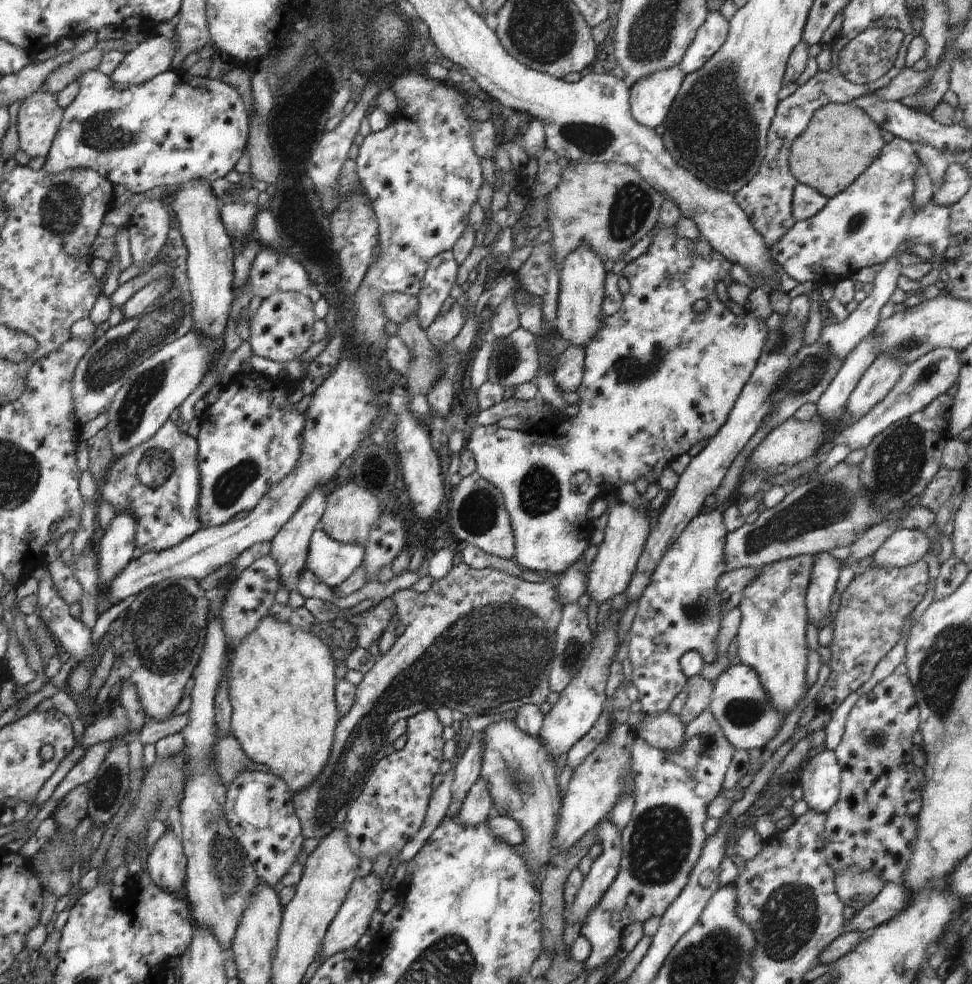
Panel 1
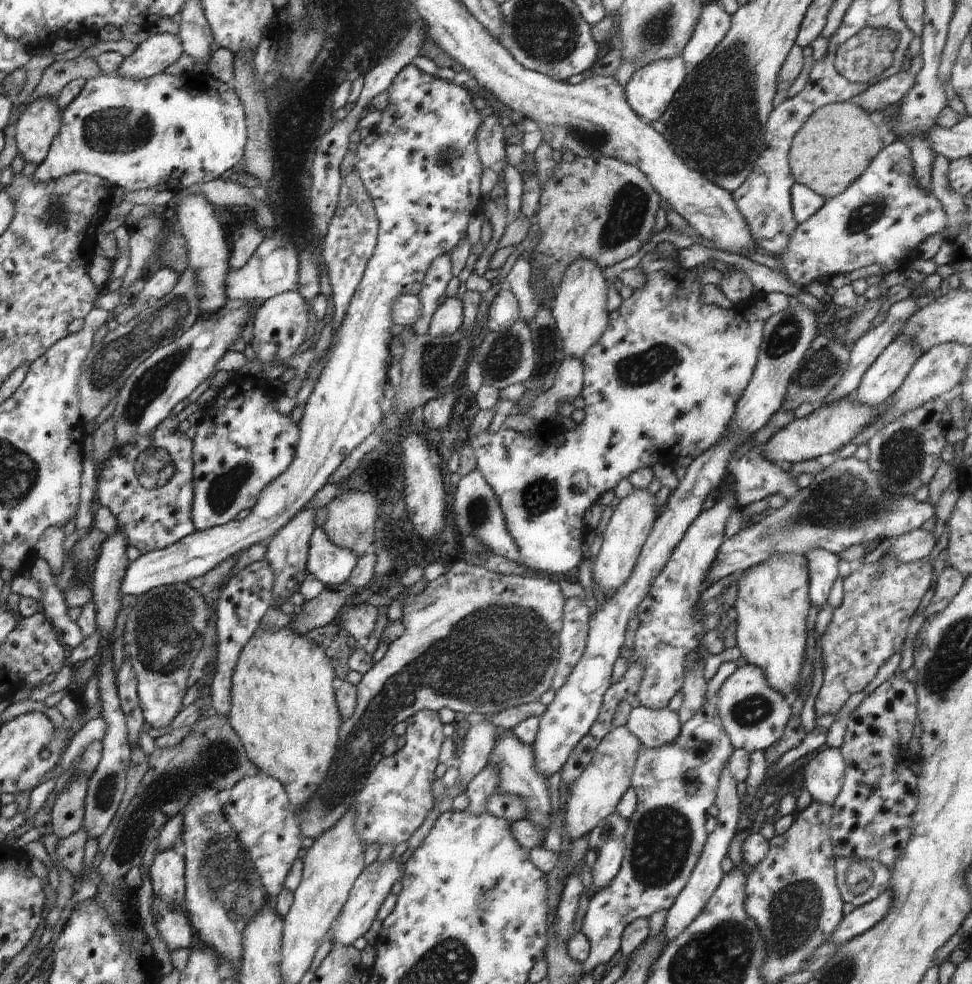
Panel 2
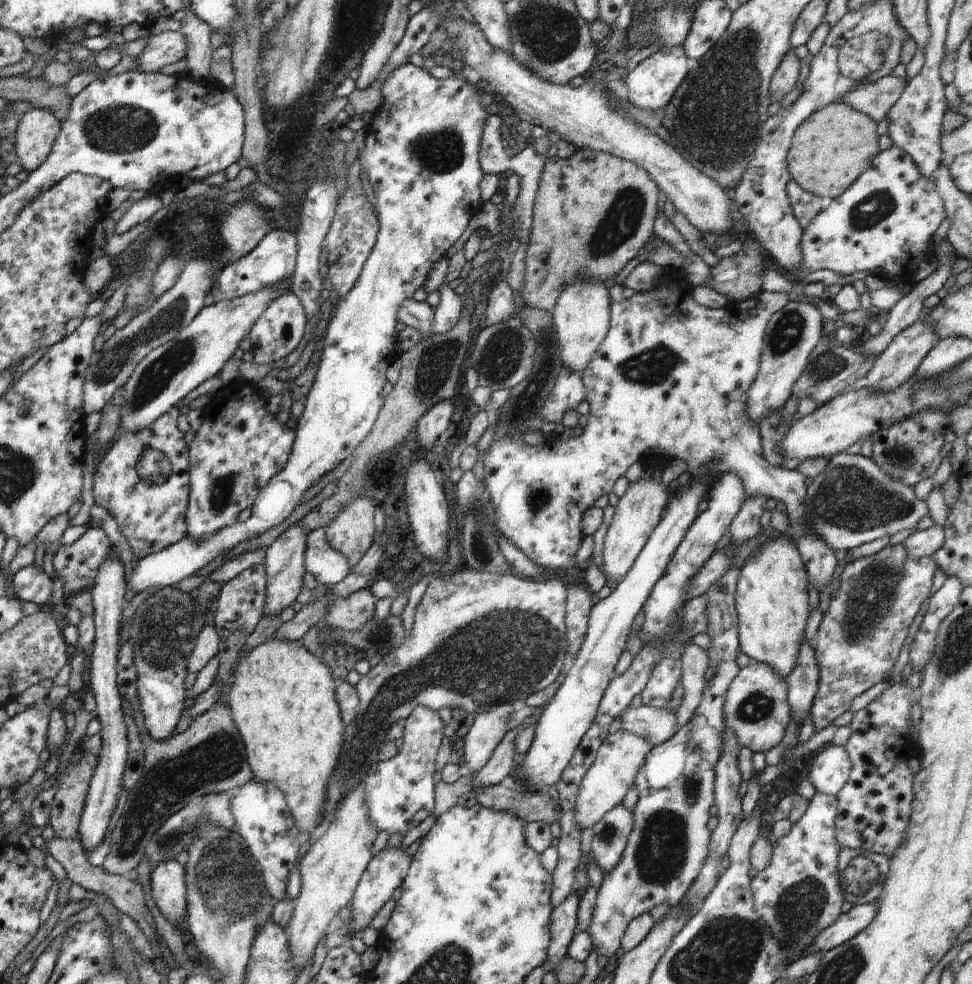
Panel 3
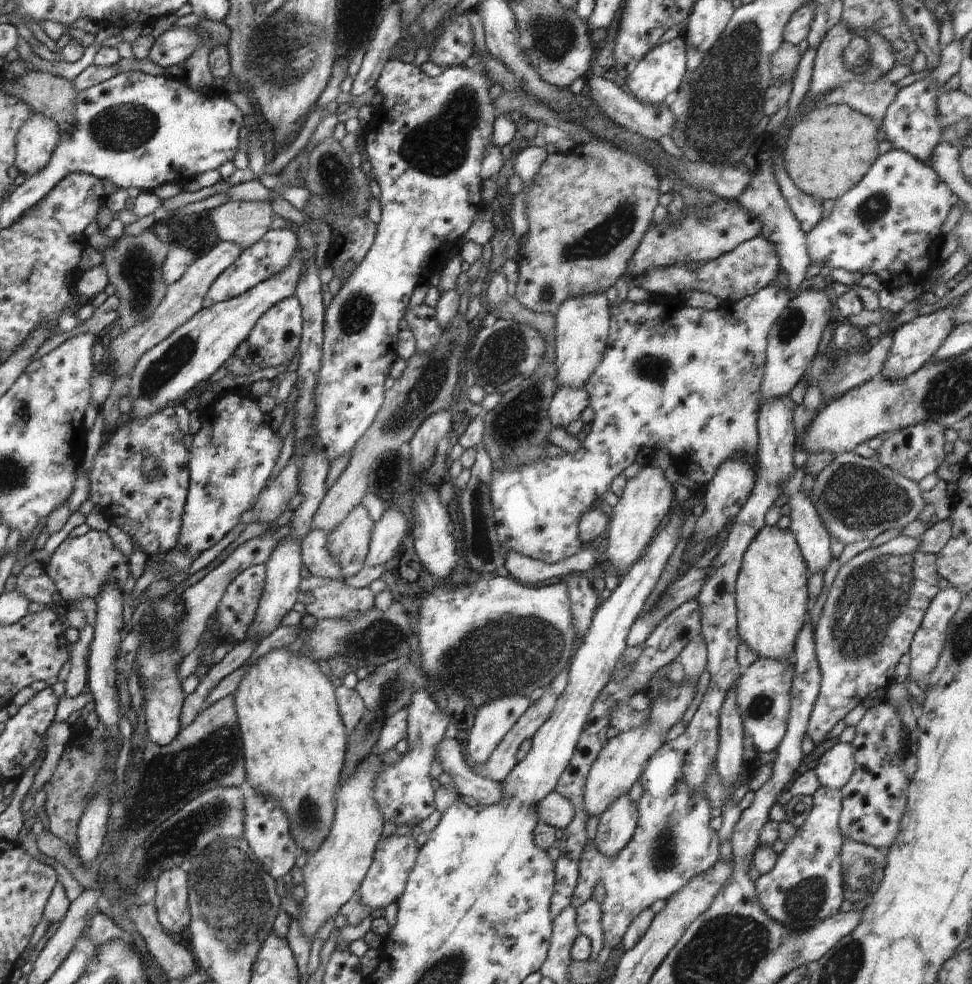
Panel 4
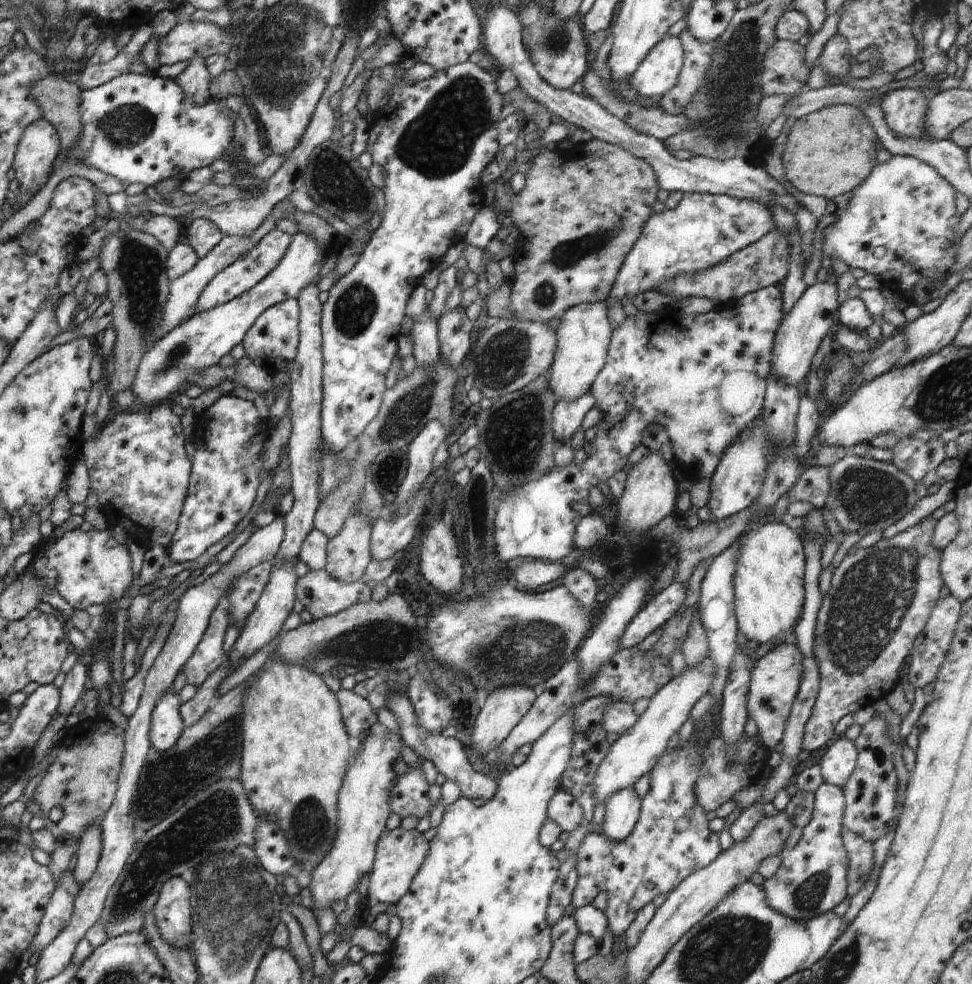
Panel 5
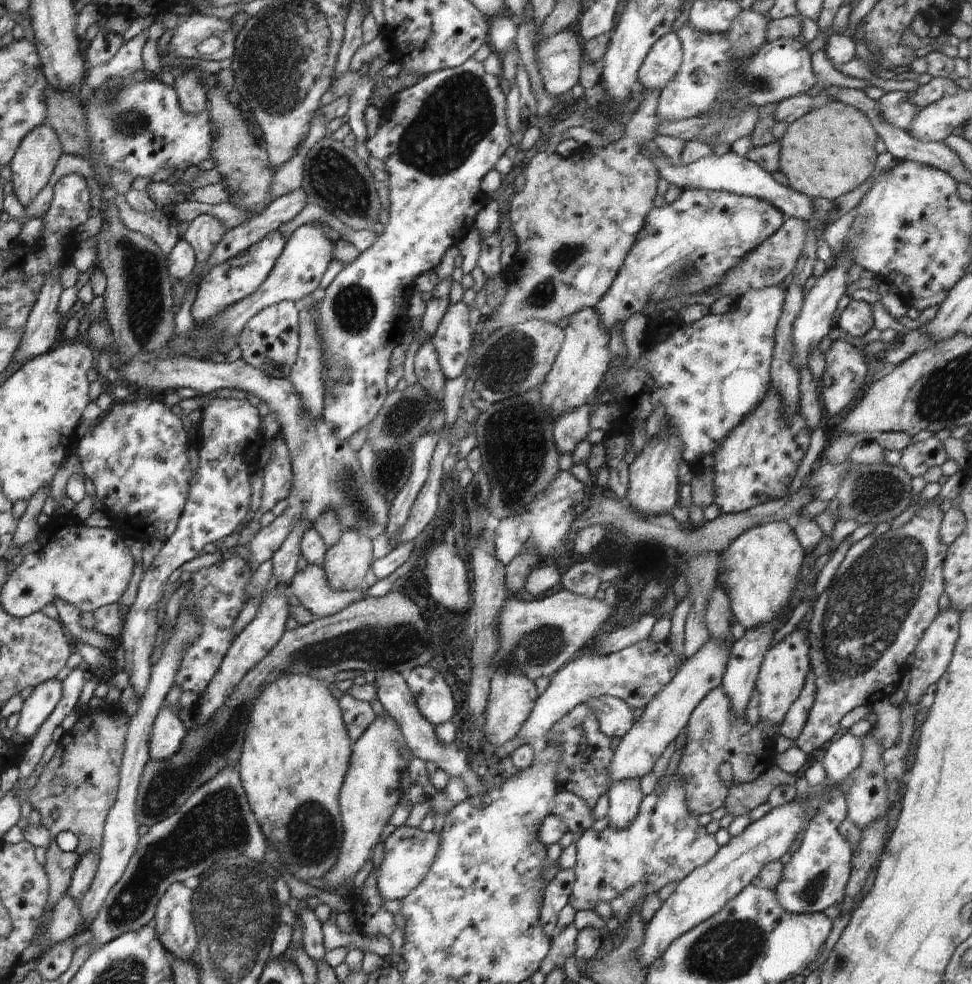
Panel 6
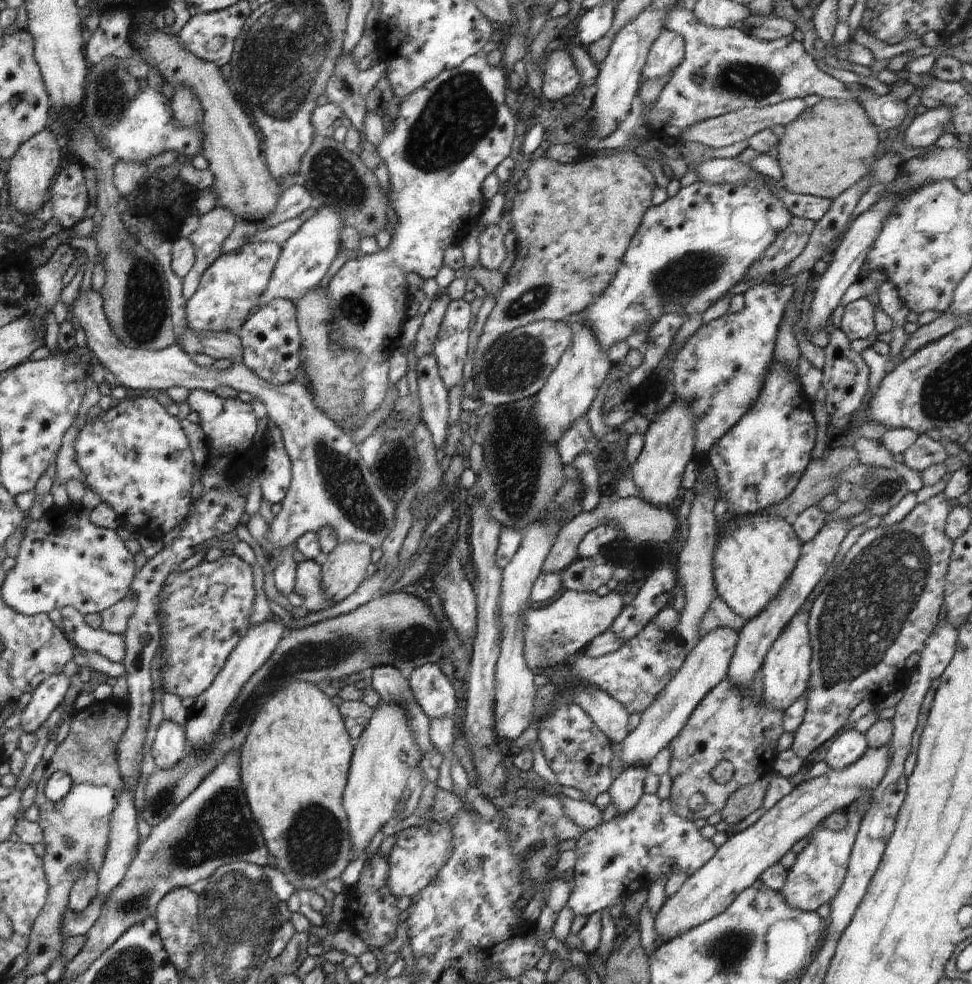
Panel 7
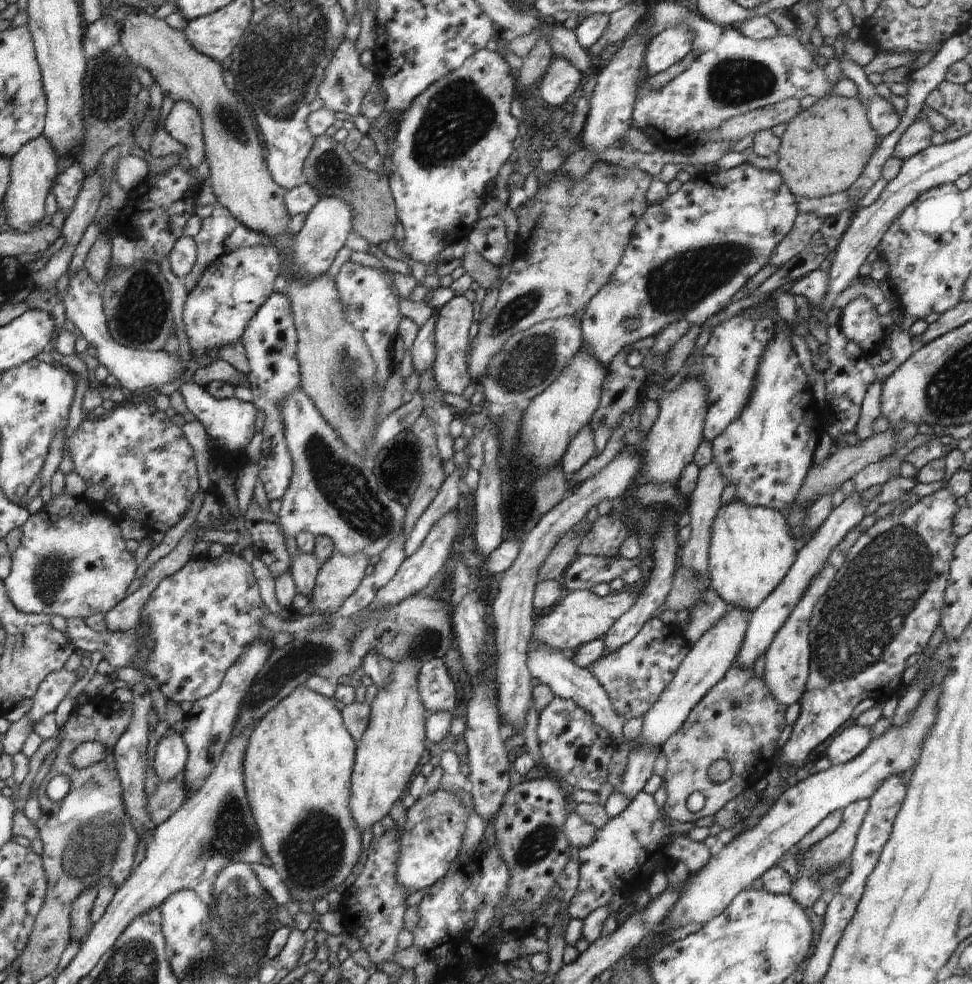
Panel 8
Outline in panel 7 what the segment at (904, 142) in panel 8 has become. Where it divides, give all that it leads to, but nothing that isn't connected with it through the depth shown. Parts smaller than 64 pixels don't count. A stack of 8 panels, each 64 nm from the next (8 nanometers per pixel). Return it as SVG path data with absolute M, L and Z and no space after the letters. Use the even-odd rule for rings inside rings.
M946 106L936 110L926 110L920 113L906 128L904 140L908 146L914 148L930 148L942 136L944 128L952 122L952 112Z

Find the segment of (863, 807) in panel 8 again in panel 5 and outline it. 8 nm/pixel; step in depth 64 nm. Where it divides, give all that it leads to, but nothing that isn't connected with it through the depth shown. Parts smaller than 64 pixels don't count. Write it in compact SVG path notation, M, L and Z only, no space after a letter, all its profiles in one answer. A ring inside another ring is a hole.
M825 782L816 790L812 816L800 840L794 848L781 855L776 874L770 880L764 880L760 886L772 910L800 922L832 913L836 906L847 899L849 860L841 835L844 808L843 789Z

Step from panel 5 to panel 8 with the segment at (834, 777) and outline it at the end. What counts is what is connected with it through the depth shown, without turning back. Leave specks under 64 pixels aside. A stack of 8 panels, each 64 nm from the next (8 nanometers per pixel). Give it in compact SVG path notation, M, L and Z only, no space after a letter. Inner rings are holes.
M853 724L842 730L826 750L826 757L832 765L846 764L854 760L872 740L872 728Z

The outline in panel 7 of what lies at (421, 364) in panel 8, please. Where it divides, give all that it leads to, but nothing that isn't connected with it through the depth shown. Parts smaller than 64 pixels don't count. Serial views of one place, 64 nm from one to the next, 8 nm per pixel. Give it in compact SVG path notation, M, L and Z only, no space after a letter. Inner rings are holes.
M446 289L440 290L438 296L430 302L430 308L424 315L420 329L417 331L414 340L414 356L420 360L426 354L434 354L434 342L446 308L451 301L448 293L444 293Z

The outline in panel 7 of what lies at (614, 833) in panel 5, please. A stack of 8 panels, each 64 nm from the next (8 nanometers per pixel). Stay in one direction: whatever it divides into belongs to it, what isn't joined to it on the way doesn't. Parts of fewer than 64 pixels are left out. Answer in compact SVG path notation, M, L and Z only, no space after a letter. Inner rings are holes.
M632 766L624 769L624 772L612 781L607 791L617 814L624 816L634 810L644 793L644 779L650 773L649 766Z

